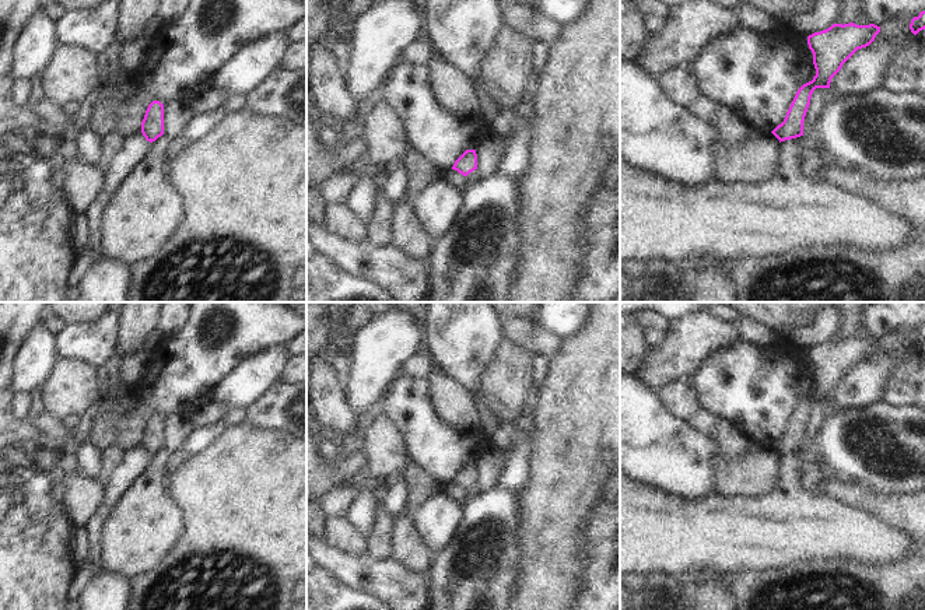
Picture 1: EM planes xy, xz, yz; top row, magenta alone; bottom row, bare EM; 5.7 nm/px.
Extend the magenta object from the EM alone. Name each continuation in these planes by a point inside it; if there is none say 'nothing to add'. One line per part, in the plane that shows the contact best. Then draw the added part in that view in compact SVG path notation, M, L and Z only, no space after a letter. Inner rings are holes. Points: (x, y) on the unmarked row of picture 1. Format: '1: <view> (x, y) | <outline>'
nothing to add

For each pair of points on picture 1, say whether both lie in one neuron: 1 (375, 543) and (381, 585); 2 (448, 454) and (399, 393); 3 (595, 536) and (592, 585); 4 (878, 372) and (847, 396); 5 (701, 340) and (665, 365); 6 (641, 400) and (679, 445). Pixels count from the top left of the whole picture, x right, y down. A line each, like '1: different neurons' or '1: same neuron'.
1: different neurons
2: same neuron
3: same neuron
4: same neuron
5: same neuron
6: same neuron

